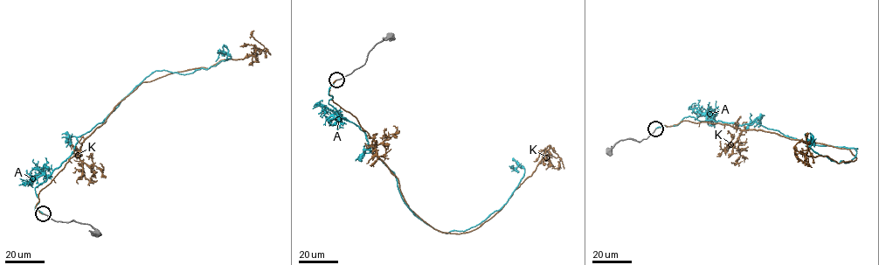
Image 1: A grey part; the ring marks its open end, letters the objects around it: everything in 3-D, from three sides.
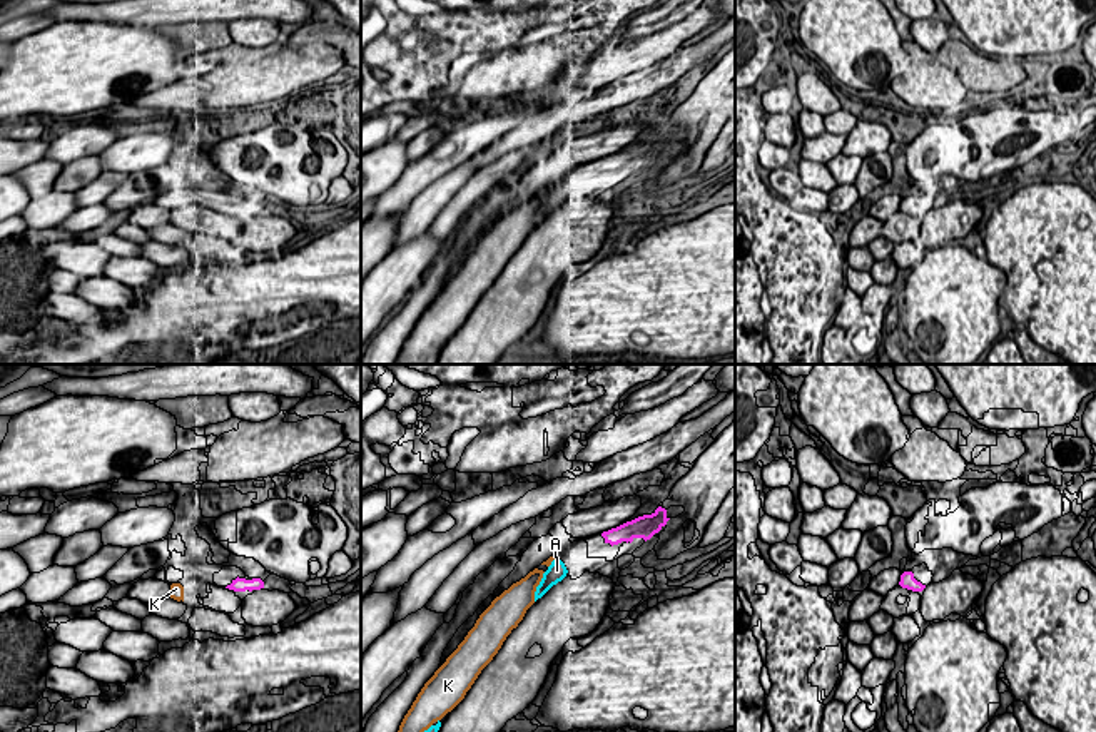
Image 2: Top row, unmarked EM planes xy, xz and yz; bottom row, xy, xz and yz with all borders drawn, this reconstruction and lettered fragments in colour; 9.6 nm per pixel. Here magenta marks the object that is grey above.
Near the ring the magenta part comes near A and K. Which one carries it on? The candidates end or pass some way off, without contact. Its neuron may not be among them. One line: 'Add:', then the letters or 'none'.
Add: A

